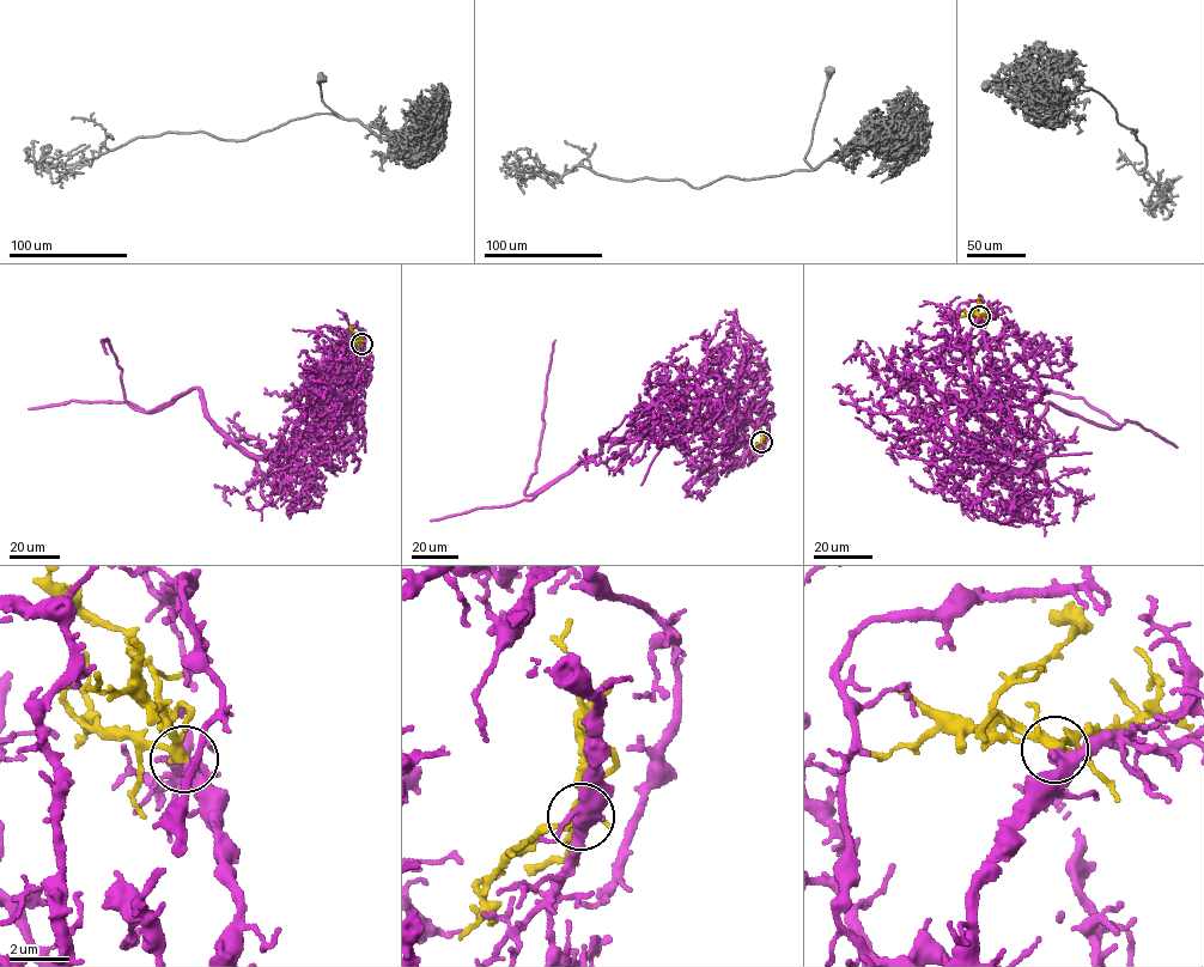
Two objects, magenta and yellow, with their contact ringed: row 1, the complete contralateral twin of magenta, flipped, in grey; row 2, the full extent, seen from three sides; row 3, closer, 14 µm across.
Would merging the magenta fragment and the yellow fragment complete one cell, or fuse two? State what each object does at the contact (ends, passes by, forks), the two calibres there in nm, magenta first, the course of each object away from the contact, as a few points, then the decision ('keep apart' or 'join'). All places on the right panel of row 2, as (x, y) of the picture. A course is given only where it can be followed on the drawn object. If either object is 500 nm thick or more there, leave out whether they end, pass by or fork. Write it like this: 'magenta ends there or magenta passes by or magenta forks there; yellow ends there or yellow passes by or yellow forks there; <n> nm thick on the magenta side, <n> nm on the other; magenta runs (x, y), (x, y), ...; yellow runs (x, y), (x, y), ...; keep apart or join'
magenta passes by; yellow passes by; 380 nm thick on the magenta side, 320 nm on the other; magenta runs (979, 316), (972, 382), (1010, 448), (1041, 467), (1047, 403), (1120, 426), (1082, 397), (1014, 387), (919, 432); yellow runs (979, 316), (973, 310), (981, 304), (977, 300), (980, 297); join

